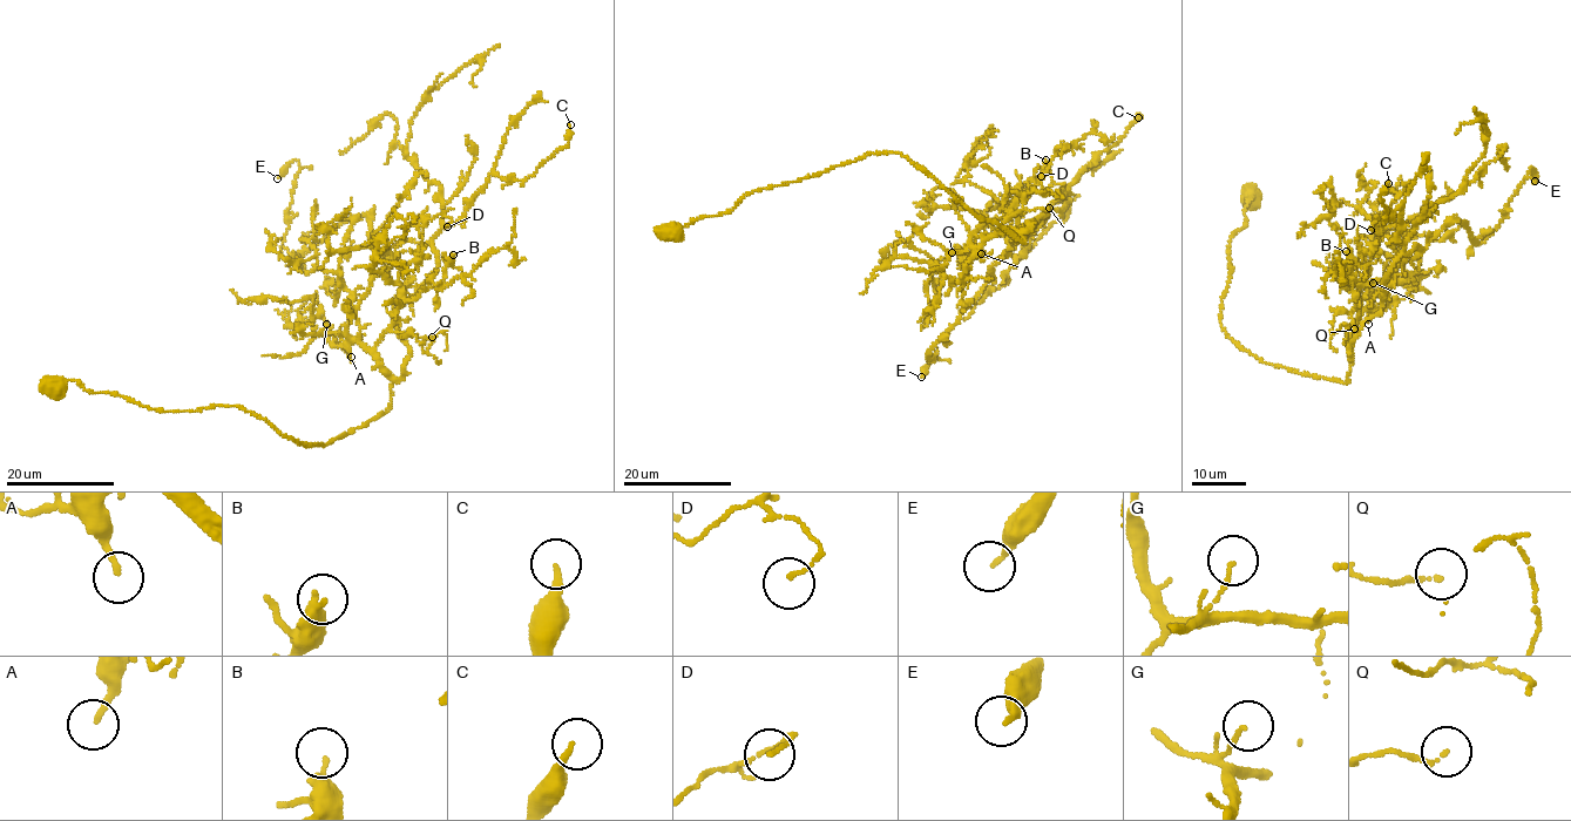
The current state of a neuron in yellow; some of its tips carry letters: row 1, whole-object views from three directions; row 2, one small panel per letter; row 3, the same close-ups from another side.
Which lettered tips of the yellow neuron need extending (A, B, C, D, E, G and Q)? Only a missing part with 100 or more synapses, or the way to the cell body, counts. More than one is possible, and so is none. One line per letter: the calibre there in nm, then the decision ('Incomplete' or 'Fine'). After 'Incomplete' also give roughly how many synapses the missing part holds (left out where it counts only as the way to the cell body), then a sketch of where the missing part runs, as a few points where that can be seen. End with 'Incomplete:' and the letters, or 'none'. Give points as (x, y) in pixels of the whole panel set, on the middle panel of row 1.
A: Thickness 170 nm. Fine
B: Thickness 260 nm. Fine
C: Thickness 200 nm. Fine
D: Thickness 90 nm. Fine
E: Thickness 200 nm. Fine
G: Thickness 110 nm. Fine
Q: Thickness 110 nm. Fine
Incomplete: none

